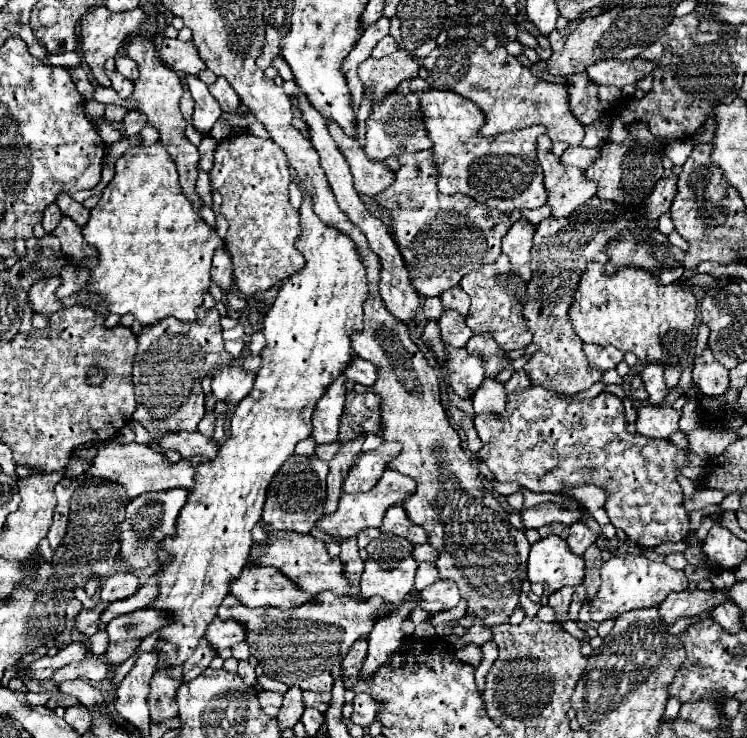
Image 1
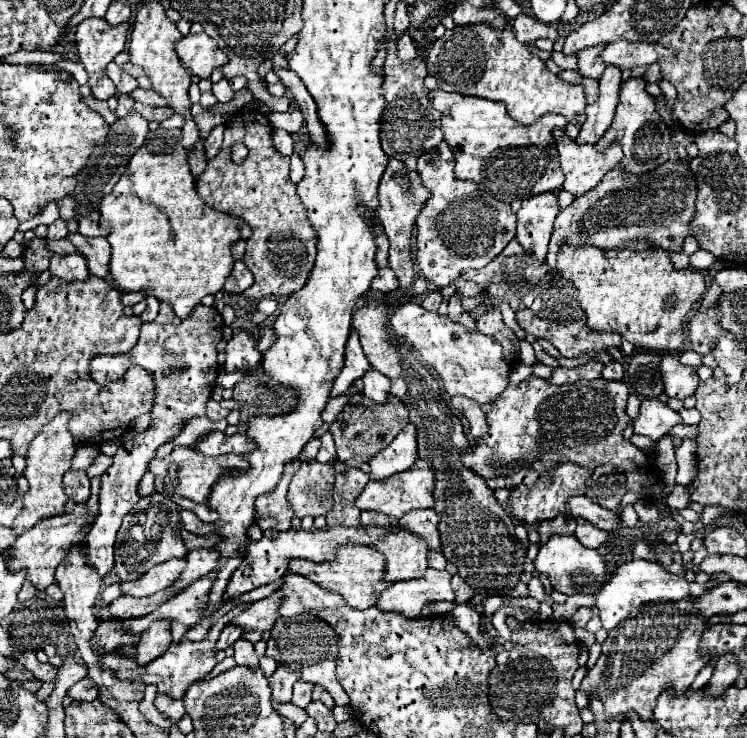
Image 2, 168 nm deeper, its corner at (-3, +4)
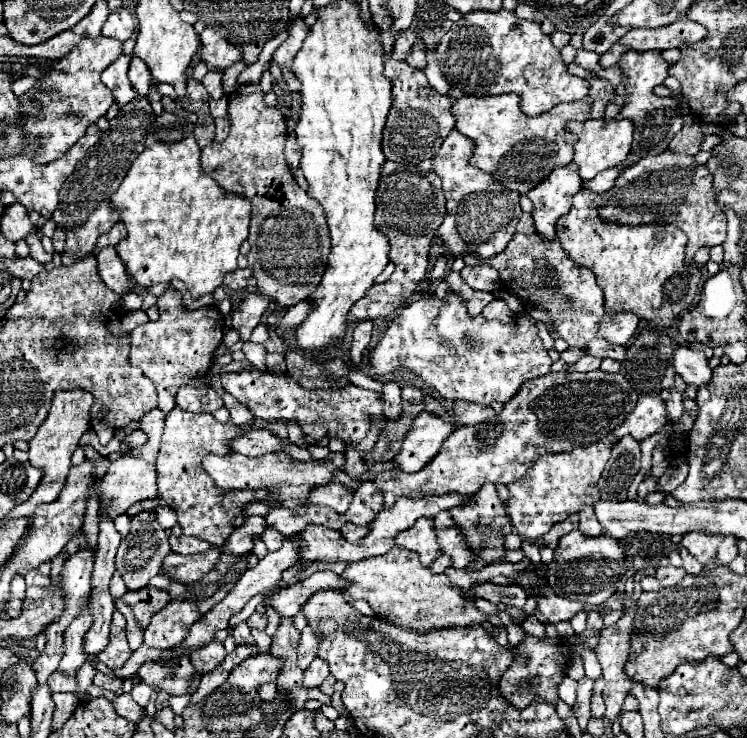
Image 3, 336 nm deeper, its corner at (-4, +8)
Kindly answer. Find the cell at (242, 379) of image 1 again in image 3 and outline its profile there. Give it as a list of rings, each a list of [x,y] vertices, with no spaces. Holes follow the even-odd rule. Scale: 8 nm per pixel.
[[[252,292],[246,296],[246,300],[242,300],[242,304],[234,312],[230,312],[232,328],[240,334],[242,342],[250,342],[250,334],[258,326],[260,316],[266,312],[268,304],[270,304],[268,296]]]

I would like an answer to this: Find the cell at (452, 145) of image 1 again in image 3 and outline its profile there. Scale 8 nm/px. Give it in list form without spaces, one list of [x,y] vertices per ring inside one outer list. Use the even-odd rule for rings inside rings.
[[[516,94],[490,98],[462,96],[452,102],[456,130],[474,142],[470,164],[518,194],[530,192],[536,184],[546,180],[552,170],[572,162],[572,134],[566,132],[566,122],[588,120],[588,110],[588,100],[580,100],[574,106],[554,106],[552,110],[530,118],[520,112],[520,100]]]

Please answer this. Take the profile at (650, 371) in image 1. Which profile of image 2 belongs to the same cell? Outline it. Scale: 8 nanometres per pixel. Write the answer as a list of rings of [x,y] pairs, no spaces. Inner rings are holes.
[[[665,354],[661,362],[661,374],[665,384],[665,396],[671,398],[687,398],[695,392],[699,384],[697,370],[693,366],[683,366],[673,354]]]

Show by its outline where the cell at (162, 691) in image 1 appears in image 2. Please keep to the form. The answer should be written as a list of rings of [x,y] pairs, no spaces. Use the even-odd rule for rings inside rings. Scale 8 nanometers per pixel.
[[[239,602],[239,604],[233,606],[223,618],[219,618],[217,622],[213,622],[211,628],[209,628],[209,632],[207,632],[207,636],[205,636],[203,640],[193,642],[193,640],[189,640],[187,636],[183,636],[179,642],[173,642],[163,656],[155,658],[153,662],[149,662],[149,664],[145,664],[145,666],[139,666],[133,658],[121,658],[121,656],[115,654],[115,652],[103,656],[103,658],[101,658],[101,666],[103,666],[103,668],[113,668],[115,674],[117,674],[117,678],[121,678],[121,680],[135,680],[135,678],[137,678],[137,680],[141,680],[141,682],[145,682],[145,684],[157,684],[159,692],[169,694],[171,698],[183,698],[183,692],[187,690],[187,686],[189,686],[191,682],[195,682],[195,680],[201,680],[201,676],[209,674],[211,668],[217,664],[217,660],[215,660],[215,640],[219,640],[221,628],[223,628],[225,624],[229,624],[229,620],[233,620],[239,612],[243,612],[243,608],[247,608],[247,604],[249,604],[249,602]]]

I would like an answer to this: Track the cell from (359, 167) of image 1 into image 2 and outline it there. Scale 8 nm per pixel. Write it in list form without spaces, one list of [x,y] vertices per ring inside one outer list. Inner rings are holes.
[[[395,158],[389,162],[389,166],[379,182],[377,216],[379,216],[379,222],[381,222],[387,238],[389,238],[389,266],[399,280],[399,288],[407,288],[415,278],[415,268],[413,268],[415,262],[413,262],[413,252],[411,252],[413,226],[419,216],[419,208],[423,208],[423,204],[431,198],[431,192],[427,192],[427,188],[423,188],[417,172],[407,170],[399,158],[397,158],[397,170],[395,170],[393,162],[395,162]]]

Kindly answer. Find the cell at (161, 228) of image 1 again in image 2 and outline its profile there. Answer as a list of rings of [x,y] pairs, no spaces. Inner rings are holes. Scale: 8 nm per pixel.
[[[157,128],[149,132],[151,138],[131,158],[125,174],[113,186],[113,192],[101,202],[101,226],[111,228],[107,240],[111,242],[111,276],[125,292],[153,294],[161,302],[169,302],[175,316],[187,318],[199,300],[207,294],[217,294],[223,288],[225,278],[233,270],[231,246],[241,238],[239,224],[233,216],[223,214],[207,206],[197,190],[195,178],[187,164],[187,150],[181,146],[181,130]]]

